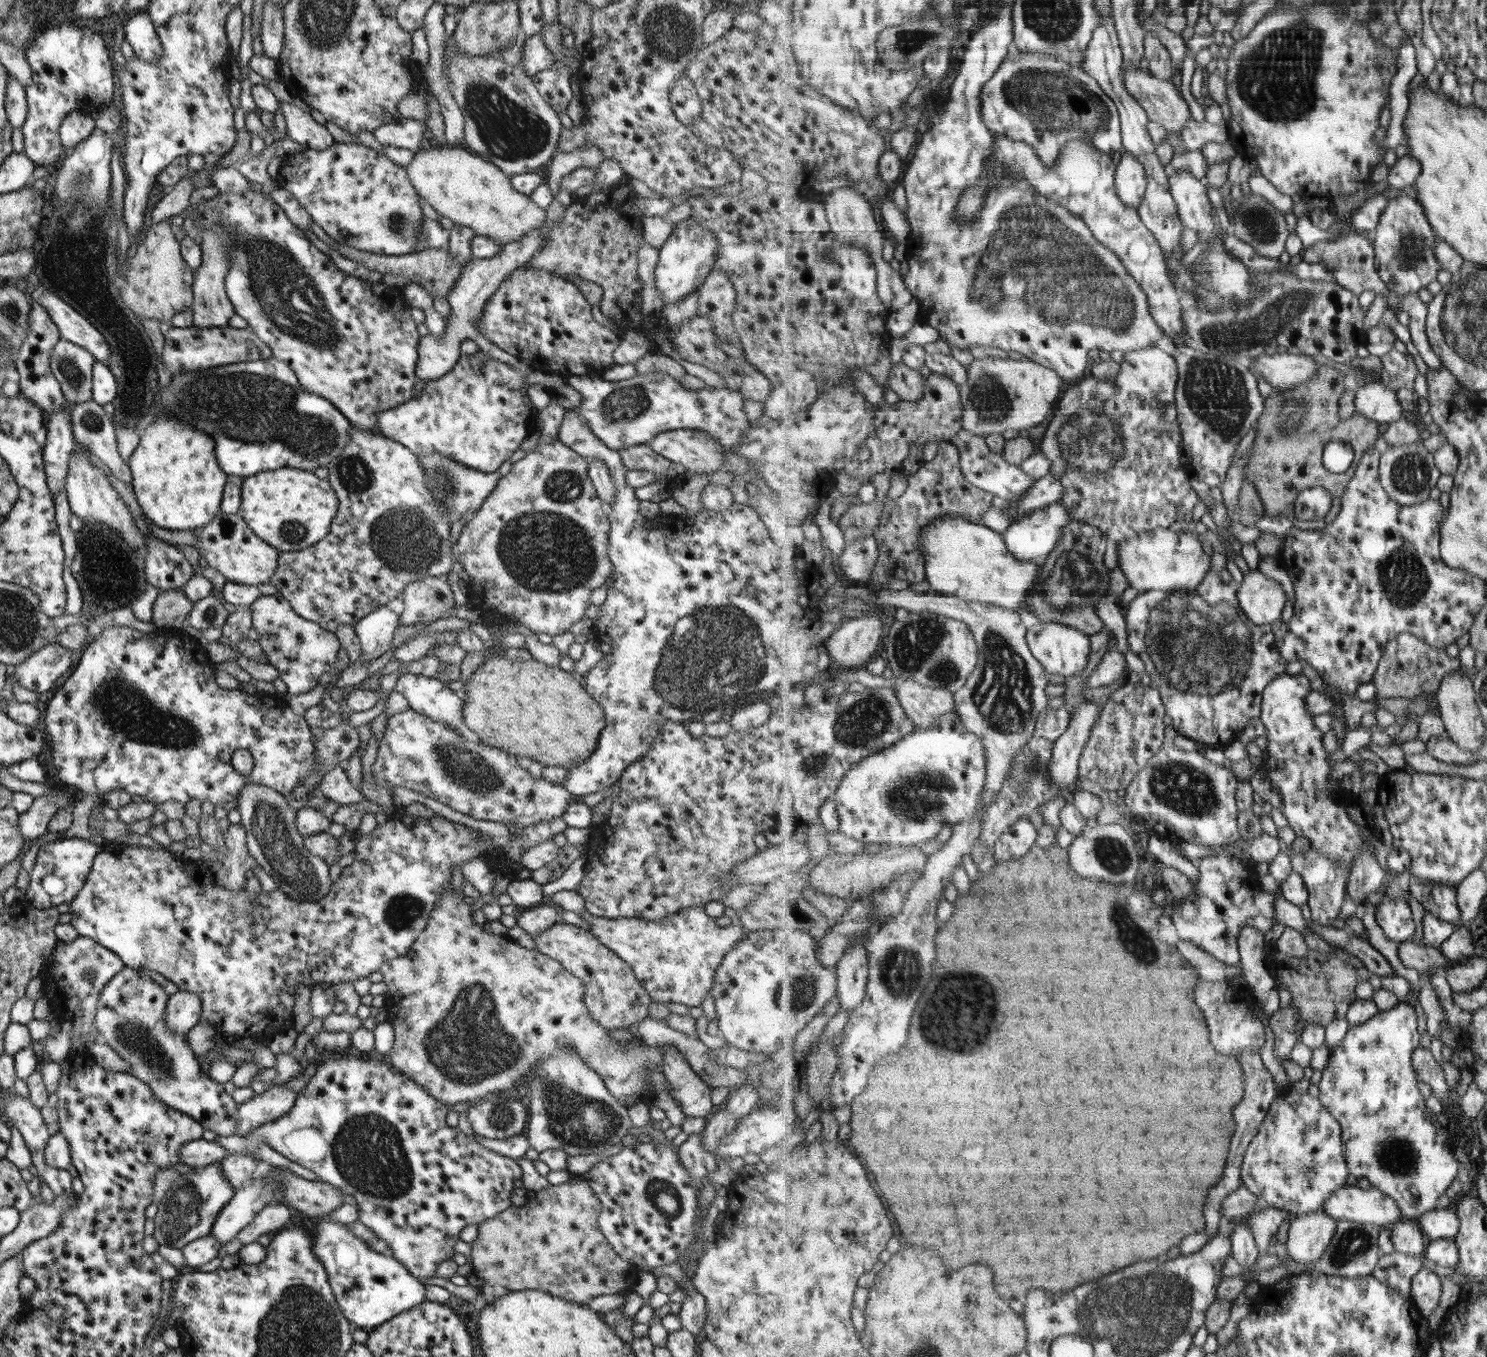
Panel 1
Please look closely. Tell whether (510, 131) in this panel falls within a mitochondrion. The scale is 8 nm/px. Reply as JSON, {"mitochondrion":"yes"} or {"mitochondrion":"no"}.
{"mitochondrion":"yes"}

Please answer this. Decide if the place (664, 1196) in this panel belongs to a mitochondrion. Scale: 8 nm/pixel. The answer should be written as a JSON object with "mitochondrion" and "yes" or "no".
{"mitochondrion":"yes"}

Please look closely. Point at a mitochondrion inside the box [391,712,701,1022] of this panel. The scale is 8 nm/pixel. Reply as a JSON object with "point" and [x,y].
{"point":[461,766]}

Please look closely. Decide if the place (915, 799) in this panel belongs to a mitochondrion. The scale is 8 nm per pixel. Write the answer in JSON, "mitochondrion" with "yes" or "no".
{"mitochondrion":"yes"}

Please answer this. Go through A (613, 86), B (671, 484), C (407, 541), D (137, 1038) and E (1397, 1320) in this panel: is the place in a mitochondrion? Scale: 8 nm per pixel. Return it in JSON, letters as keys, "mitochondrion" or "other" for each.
{"A":"other","B":"other","C":"mitochondrion","D":"mitochondrion","E":"other"}

